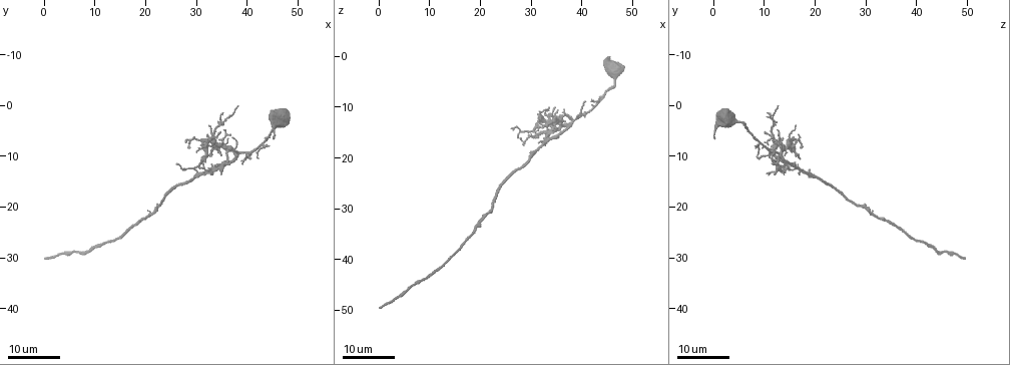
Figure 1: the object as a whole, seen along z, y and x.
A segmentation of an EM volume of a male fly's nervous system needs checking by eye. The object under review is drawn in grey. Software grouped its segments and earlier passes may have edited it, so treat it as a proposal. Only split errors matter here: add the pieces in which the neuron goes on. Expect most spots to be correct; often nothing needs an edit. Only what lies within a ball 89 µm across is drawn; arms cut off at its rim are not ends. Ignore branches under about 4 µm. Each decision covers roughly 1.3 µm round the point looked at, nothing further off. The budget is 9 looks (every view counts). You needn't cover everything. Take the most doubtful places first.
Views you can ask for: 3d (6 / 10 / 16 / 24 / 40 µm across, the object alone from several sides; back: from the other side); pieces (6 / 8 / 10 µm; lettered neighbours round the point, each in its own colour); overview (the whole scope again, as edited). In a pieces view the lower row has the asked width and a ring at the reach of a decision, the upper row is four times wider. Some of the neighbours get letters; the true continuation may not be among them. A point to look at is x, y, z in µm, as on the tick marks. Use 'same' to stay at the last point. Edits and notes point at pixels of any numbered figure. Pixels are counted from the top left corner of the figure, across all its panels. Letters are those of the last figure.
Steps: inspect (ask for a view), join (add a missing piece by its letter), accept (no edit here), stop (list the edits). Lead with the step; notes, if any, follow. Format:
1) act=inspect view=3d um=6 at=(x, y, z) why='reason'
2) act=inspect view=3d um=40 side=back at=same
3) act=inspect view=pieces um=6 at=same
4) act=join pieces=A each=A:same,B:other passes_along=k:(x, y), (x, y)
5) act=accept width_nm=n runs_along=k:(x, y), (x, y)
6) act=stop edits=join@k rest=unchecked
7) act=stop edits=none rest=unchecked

act=inspect view=3d um=16 at=(39.0, 11.5, 11.5) why='an open end'

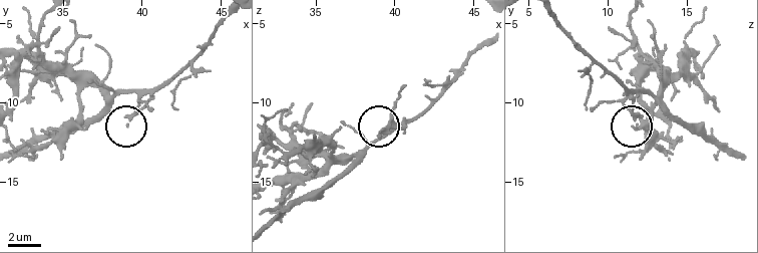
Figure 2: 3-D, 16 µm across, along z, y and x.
act=inspect view=pieces um=8 at=(39.1, 11.5, 11.8) why='see the neighbours'

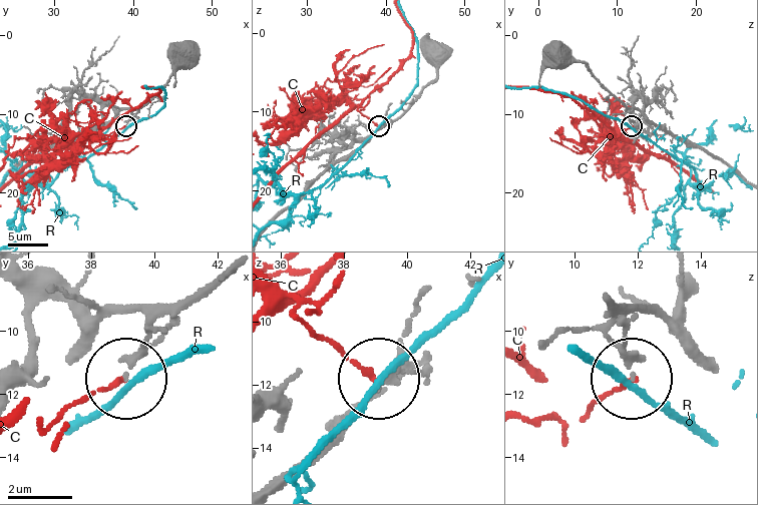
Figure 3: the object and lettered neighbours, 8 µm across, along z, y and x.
act=accept each=C:other,R:other runs_along=3:(225, 270), (130, 372) found='no lettered piece goes on from it'

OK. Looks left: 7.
act=inspect view=3d um=16 at=(31.5, 10.0, 17.0)

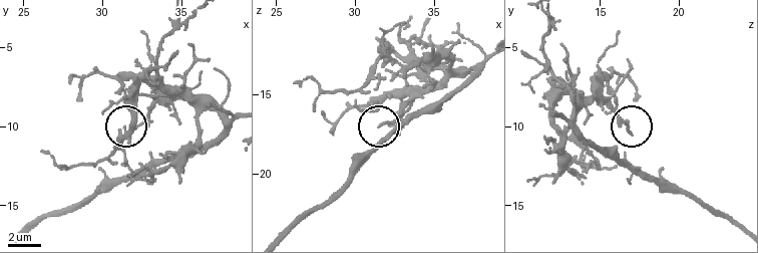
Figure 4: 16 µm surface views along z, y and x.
act=inspect view=pieces um=6 at=(31.7, 10.5, 16.9)

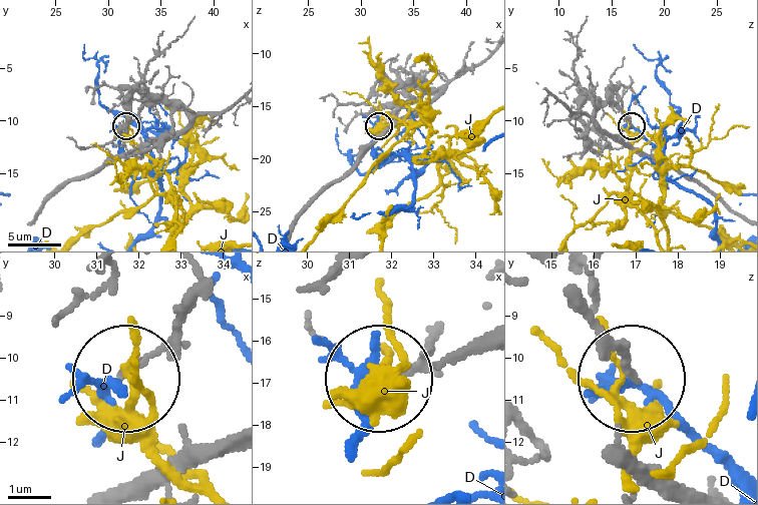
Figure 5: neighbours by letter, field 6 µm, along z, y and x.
act=accept each=D:other,J:other runs_along=5:(594, 319), (633, 369) found='none of them fits'

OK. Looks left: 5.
act=inspect view=3d um=16 at=(35.0, 12.0, 14.5) why='branch stops here'

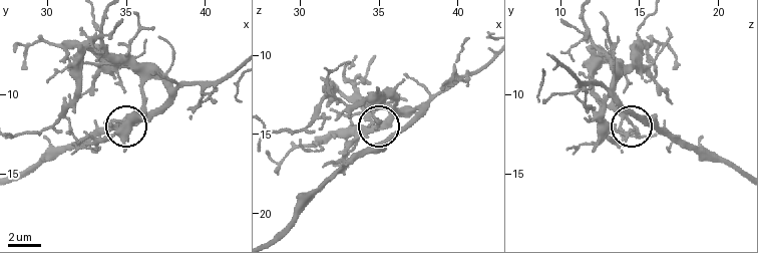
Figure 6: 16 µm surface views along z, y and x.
act=inspect view=3d um=6 at=(34.9, 12.1, 14.5)

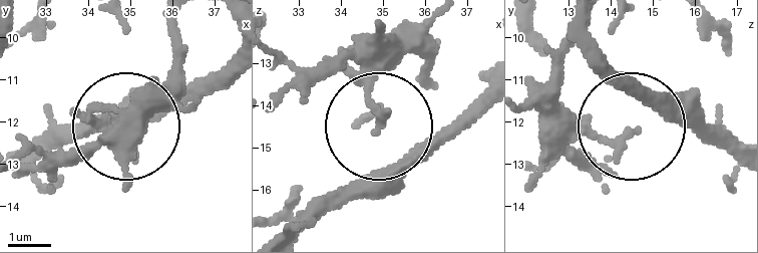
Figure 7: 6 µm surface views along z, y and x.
act=inspect view=pieces um=6 at=(34.95, 12.25, 14.50)

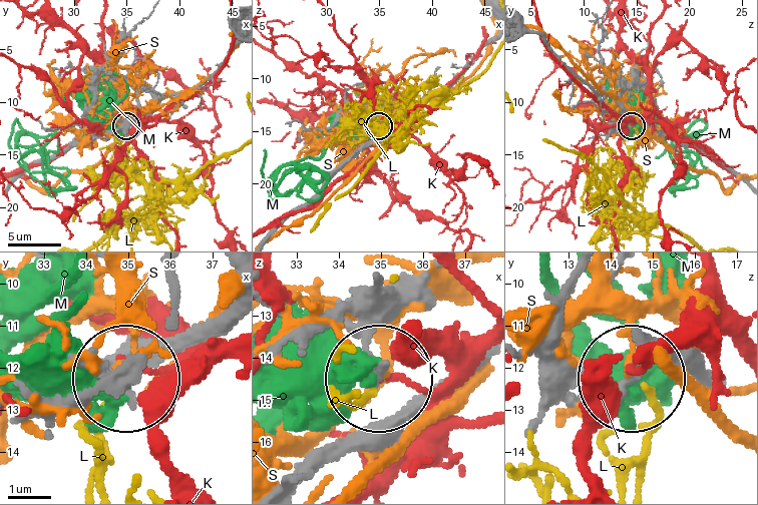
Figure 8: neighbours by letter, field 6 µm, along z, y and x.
act=accept width_nm=190 each=K:other,L:other,M:other,S:other found='none of them fits'

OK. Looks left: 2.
act=inspect view=3d um=16 at=(26.0, 11.5, 14.0) why='thin end'

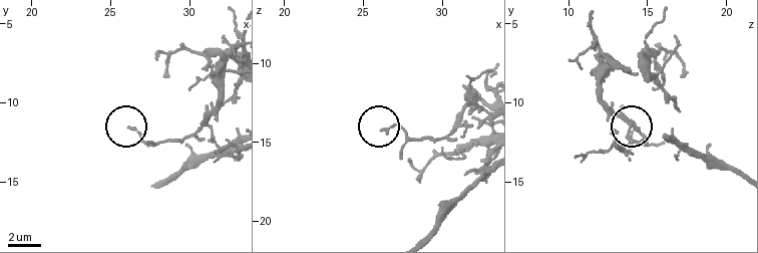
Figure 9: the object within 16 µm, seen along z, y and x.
act=inspect view=pieces um=10 at=(26.3, 11.6, 14.2)

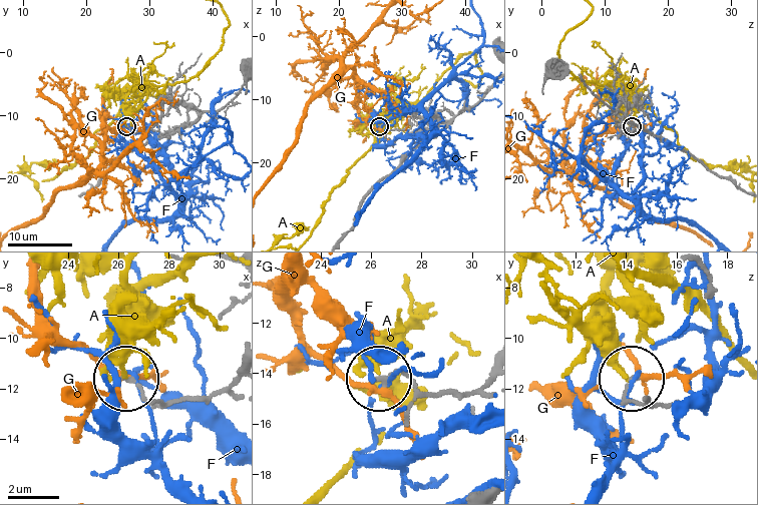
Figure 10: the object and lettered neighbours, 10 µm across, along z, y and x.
act=accept each=A:other,F:other,G:other found='none of them fits'

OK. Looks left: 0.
act=stop edits=none rest=unchecked

